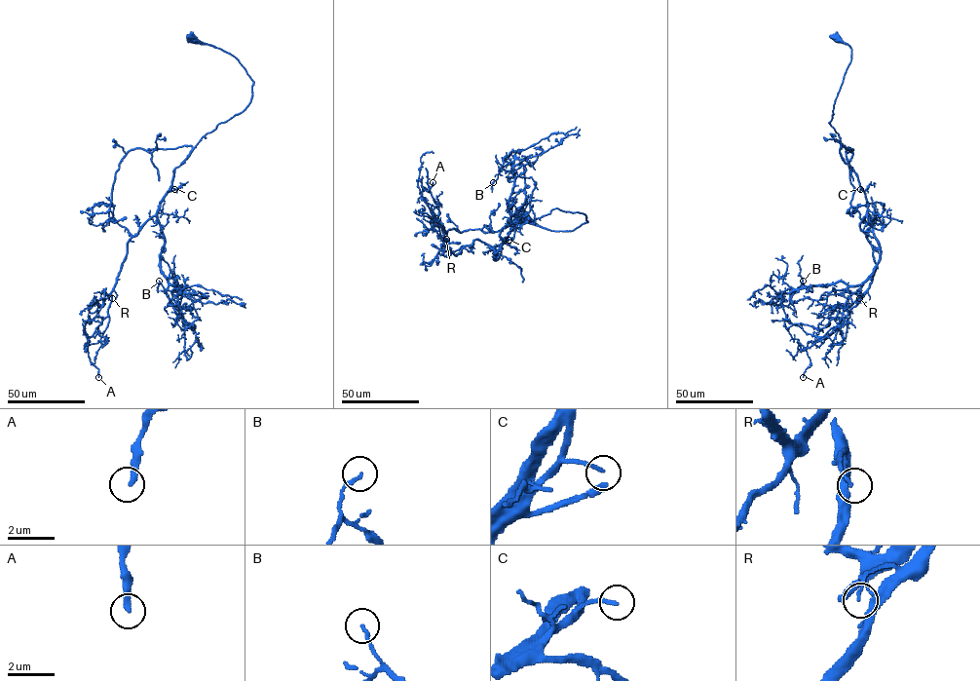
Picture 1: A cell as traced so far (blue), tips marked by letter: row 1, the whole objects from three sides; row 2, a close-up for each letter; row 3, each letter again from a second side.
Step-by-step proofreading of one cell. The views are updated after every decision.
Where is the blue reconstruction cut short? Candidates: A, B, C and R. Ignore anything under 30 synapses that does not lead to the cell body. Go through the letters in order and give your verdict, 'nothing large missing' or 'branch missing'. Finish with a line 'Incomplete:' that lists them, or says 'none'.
A: nothing large missing
B: nothing large missing
C: nothing large missing
R: nothing large missing
Incomplete: none

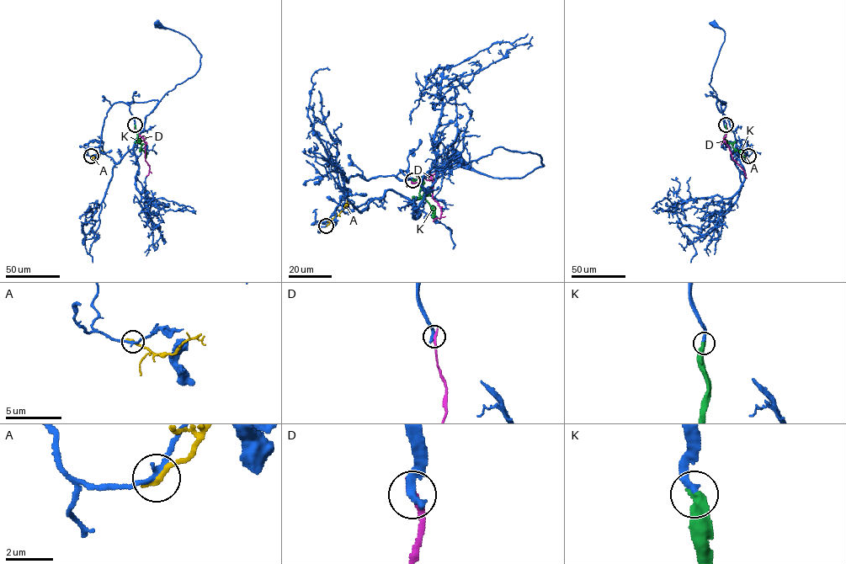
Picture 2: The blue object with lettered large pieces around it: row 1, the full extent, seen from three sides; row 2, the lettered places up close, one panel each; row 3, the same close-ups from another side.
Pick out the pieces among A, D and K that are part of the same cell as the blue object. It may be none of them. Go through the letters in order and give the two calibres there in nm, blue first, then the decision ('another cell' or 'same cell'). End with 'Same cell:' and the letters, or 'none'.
A: 190 nm thick on the blue side, 280 nm on the other; another cell
D: 380 nm thick on the blue side, 280 nm on the other; another cell
K: 280 nm thick on the blue side, 420 nm on the other; same cell
Same cell: K

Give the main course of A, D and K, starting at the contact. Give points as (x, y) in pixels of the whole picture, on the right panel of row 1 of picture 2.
A: (748, 156), (745, 157), (733, 150)
D: (726, 124), (725, 141), (732, 158), (747, 178)
K: (726, 125), (724, 139), (745, 158)

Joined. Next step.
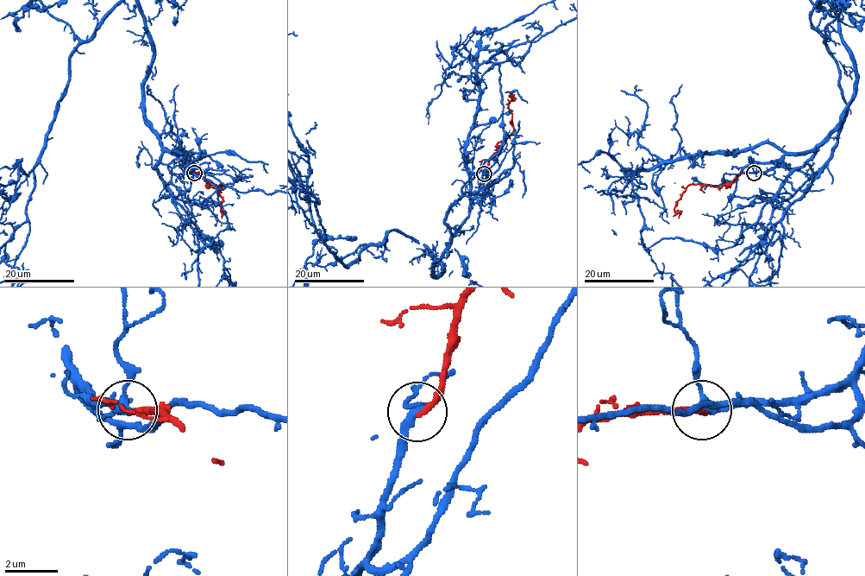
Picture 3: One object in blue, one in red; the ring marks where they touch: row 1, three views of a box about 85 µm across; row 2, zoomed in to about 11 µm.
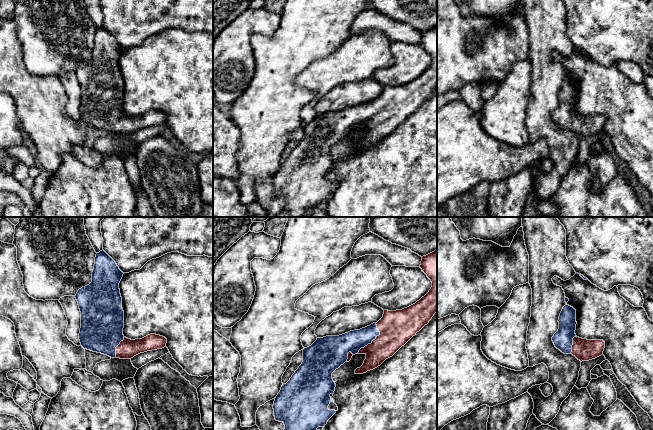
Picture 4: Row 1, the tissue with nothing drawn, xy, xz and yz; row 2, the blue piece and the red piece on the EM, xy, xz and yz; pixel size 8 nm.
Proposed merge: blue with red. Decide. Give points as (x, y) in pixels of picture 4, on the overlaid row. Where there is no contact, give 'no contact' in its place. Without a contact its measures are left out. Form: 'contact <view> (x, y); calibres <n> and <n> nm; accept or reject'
contact xz (373, 339); calibres 170 and 280 nm; accept

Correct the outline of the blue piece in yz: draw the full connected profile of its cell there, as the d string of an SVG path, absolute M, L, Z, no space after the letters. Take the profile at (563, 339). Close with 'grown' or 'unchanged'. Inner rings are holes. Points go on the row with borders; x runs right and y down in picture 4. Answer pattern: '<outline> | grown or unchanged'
M565 305L559 316L559 329L552 337L557 349L564 354L572 354L578 360L589 361L603 354L603 340L587 340L576 336L576 310Z | grown

